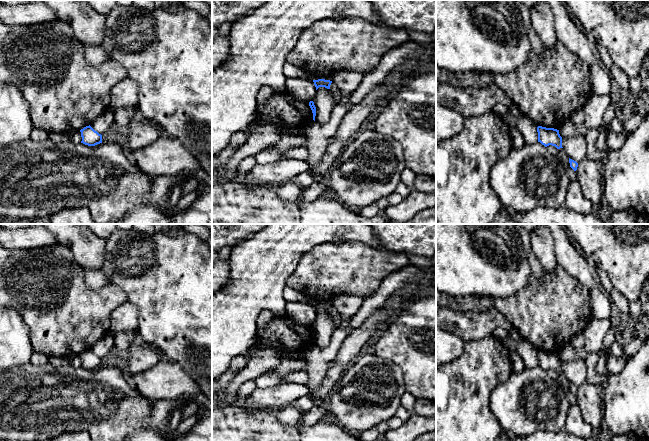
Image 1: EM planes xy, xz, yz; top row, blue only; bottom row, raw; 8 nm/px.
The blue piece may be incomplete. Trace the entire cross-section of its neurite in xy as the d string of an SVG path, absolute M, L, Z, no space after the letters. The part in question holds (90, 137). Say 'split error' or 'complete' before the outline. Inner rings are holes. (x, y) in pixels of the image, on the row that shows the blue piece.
complete; M90 125L80 130L82 141L81 143L88 146L95 146L102 143L102 135L95 131Z

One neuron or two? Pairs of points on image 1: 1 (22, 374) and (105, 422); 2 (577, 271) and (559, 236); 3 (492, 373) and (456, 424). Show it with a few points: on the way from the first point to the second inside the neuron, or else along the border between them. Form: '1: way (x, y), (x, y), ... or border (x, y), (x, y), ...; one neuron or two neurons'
1: way (43, 395), (47, 399), (79, 399), (84, 401); one neuron
2: way (572, 262), (564, 252), (562, 245); one neuron
3: way (479, 383), (456, 406), (456, 411); one neuron

